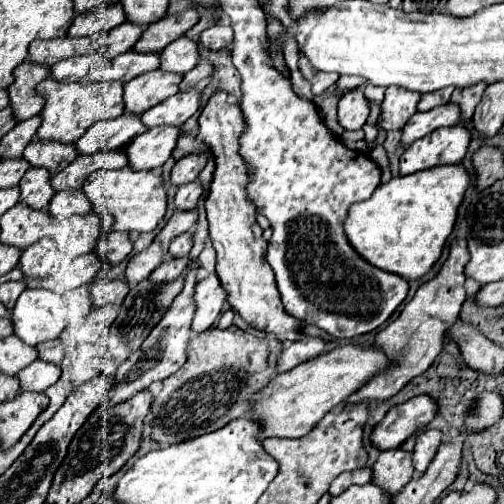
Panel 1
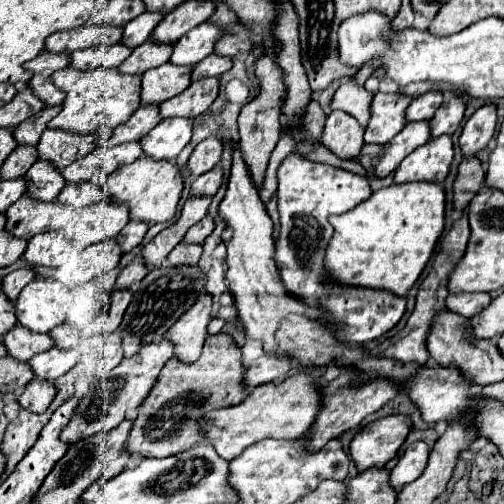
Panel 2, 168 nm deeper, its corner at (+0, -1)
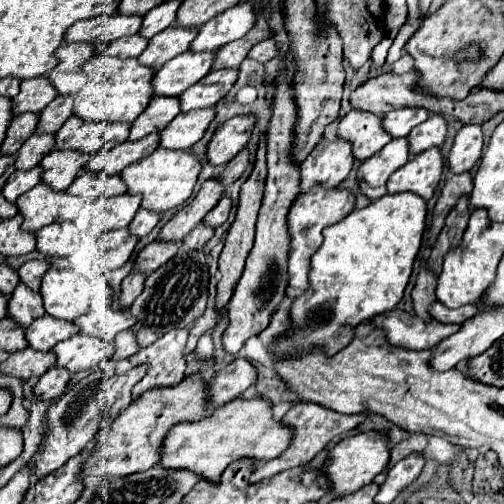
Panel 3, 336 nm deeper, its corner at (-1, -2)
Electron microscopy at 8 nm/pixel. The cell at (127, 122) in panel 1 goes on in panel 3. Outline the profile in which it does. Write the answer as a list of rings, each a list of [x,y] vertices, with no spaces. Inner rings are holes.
[[[153,97],[151,105],[147,107],[147,111],[143,111],[143,115],[139,115],[133,121],[131,127],[131,141],[137,141],[149,133],[155,131],[163,131],[177,115],[181,113],[179,109],[179,97]]]

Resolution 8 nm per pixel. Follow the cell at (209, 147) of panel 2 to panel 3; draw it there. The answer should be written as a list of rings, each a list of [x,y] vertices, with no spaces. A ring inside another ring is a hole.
[[[237,115],[223,123],[207,147],[209,163],[215,167],[227,165],[247,145],[255,123],[257,115]]]

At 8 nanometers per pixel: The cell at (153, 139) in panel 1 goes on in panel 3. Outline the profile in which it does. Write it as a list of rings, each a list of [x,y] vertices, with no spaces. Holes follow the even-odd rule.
[[[215,107],[179,113],[161,131],[159,145],[165,149],[191,149],[205,135],[205,131],[213,119],[215,119]]]

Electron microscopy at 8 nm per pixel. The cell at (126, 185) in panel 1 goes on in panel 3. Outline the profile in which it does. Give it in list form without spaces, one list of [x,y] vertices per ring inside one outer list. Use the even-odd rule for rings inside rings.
[[[157,147],[149,157],[141,159],[139,163],[133,163],[131,167],[125,167],[121,171],[121,179],[129,189],[127,193],[143,195],[141,207],[165,213],[169,209],[183,205],[191,197],[199,173],[201,173],[201,161],[197,155],[193,155],[193,151],[171,151],[165,147]]]

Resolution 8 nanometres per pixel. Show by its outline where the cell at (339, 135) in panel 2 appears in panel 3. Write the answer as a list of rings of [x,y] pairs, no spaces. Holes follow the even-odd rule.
[[[339,137],[321,139],[319,147],[301,163],[301,195],[311,191],[315,185],[323,189],[337,187],[351,171],[353,155],[351,145],[343,143]]]

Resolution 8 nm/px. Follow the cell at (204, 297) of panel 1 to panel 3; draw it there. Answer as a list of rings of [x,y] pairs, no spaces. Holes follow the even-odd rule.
[[[173,329],[165,333],[161,339],[157,339],[153,345],[143,347],[129,357],[133,367],[147,365],[145,377],[133,387],[133,401],[151,389],[173,387],[183,379],[183,347],[187,343],[187,335],[187,329]]]

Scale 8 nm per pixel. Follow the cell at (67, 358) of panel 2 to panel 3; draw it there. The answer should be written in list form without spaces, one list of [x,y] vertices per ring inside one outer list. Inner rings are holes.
[[[77,333],[71,339],[57,343],[53,347],[53,353],[57,355],[59,367],[77,373],[83,369],[91,369],[105,359],[111,359],[111,355],[115,353],[115,343]]]

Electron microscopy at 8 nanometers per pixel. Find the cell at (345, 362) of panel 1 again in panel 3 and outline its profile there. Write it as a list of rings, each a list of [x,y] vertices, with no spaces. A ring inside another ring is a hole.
[[[239,397],[239,399],[225,403],[223,407],[217,407],[211,415],[207,415],[195,423],[179,423],[179,425],[171,427],[171,431],[165,435],[163,445],[159,449],[159,465],[163,469],[187,469],[187,471],[199,475],[203,481],[219,485],[221,473],[233,461],[237,461],[237,459],[253,459],[253,461],[261,461],[261,463],[271,461],[277,455],[281,455],[283,449],[287,449],[289,441],[291,441],[291,431],[287,431],[287,427],[283,427],[279,421],[271,419],[271,405],[265,399],[253,397],[253,399],[245,401]]]

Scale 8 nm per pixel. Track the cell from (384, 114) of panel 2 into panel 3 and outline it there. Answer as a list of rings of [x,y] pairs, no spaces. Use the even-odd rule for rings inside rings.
[[[349,111],[341,119],[337,137],[351,143],[351,151],[357,161],[365,161],[391,141],[391,135],[381,127],[381,119],[377,115],[363,115],[363,111]]]

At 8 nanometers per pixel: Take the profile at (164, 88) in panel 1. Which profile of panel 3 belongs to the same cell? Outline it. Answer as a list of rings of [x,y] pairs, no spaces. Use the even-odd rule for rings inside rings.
[[[187,51],[167,61],[153,77],[155,95],[179,97],[185,89],[195,85],[199,79],[203,79],[211,71],[213,61],[215,61],[213,51],[203,51],[203,53]]]

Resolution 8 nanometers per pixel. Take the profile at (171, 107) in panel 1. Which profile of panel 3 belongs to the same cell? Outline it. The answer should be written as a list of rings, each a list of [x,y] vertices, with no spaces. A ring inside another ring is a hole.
[[[221,69],[211,71],[205,75],[199,83],[189,87],[179,99],[181,99],[181,111],[201,109],[201,107],[213,107],[219,99],[223,99],[233,83],[237,81],[235,69]]]

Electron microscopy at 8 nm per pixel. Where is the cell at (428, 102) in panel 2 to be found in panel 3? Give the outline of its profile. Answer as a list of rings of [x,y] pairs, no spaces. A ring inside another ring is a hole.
[[[399,109],[399,111],[389,111],[385,117],[383,117],[383,129],[393,137],[393,139],[399,139],[399,137],[407,137],[409,131],[417,125],[421,125],[423,121],[427,121],[429,117],[429,111],[423,111],[423,109]]]

